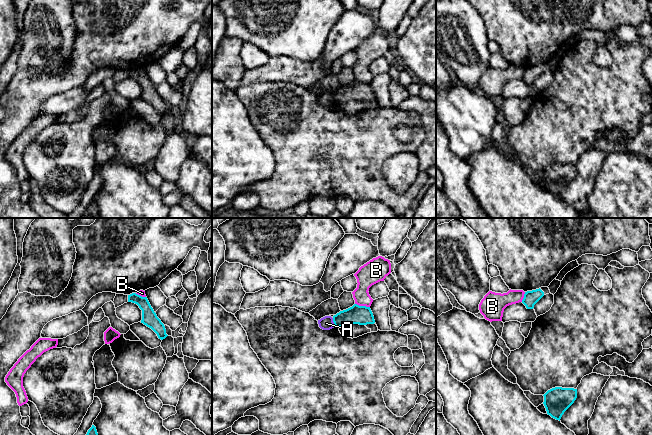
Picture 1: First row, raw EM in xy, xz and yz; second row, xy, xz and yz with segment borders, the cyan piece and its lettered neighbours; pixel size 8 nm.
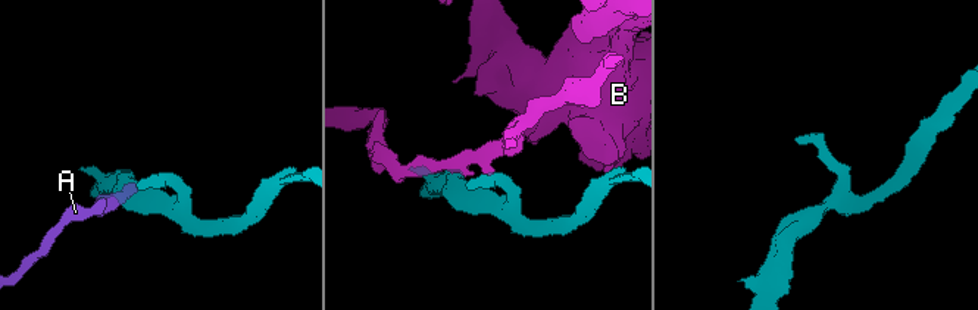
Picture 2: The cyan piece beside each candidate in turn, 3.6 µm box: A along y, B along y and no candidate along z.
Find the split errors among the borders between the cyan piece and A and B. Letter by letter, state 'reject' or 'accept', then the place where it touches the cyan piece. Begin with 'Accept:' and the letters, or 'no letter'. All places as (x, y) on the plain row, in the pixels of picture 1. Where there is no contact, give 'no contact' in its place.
Accept: no letter
A: reject; contact xz (333, 97)
B: reject; contact xz (362, 82)

